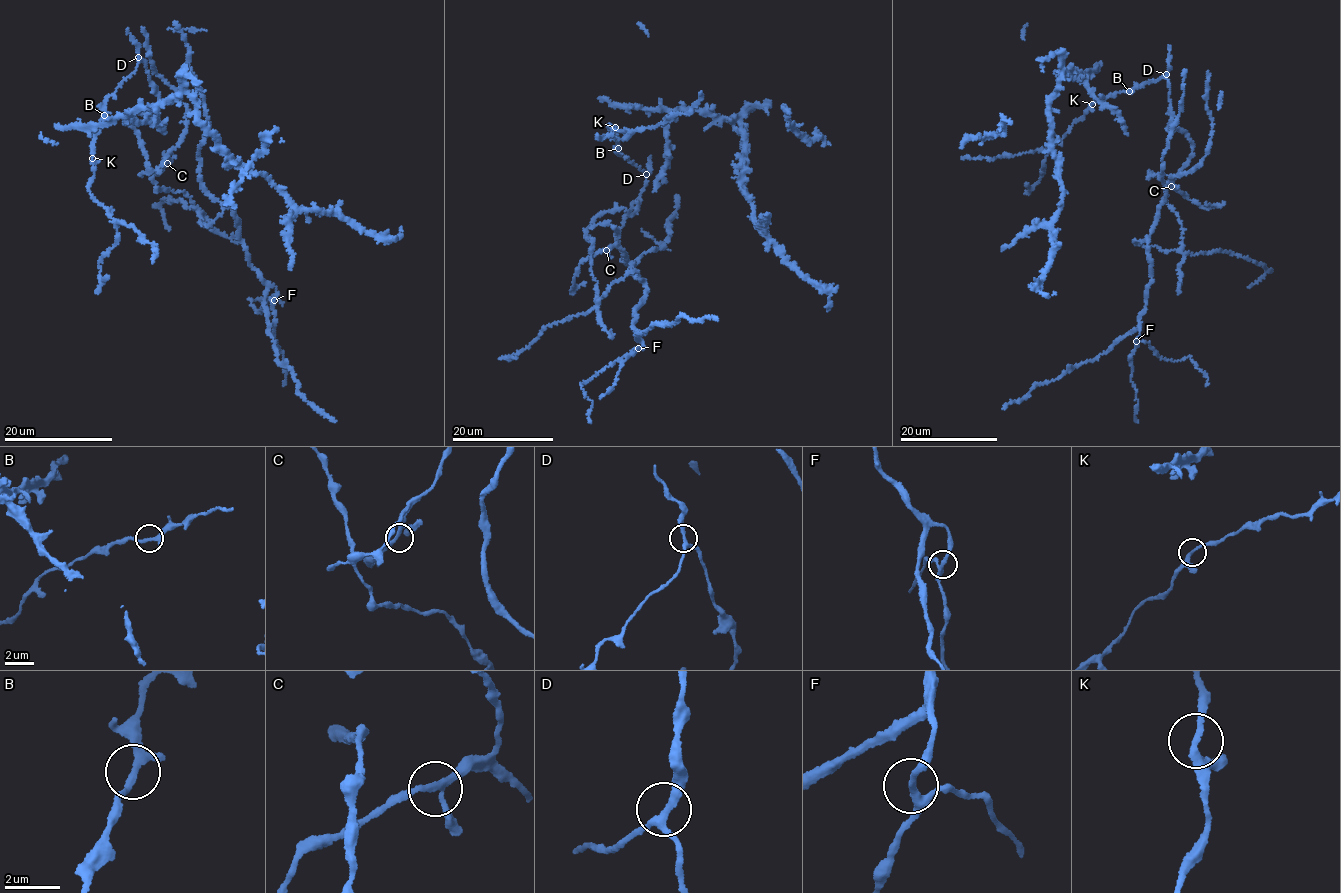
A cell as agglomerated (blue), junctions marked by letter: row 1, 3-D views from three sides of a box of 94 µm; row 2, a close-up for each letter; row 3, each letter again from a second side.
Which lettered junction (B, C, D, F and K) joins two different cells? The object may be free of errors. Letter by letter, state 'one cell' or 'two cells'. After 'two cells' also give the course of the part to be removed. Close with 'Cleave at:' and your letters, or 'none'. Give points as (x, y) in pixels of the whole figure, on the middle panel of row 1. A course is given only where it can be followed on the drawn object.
B: one cell
C: one cell
D: one cell
F: one cell
K: one cell
Cleave at: none

